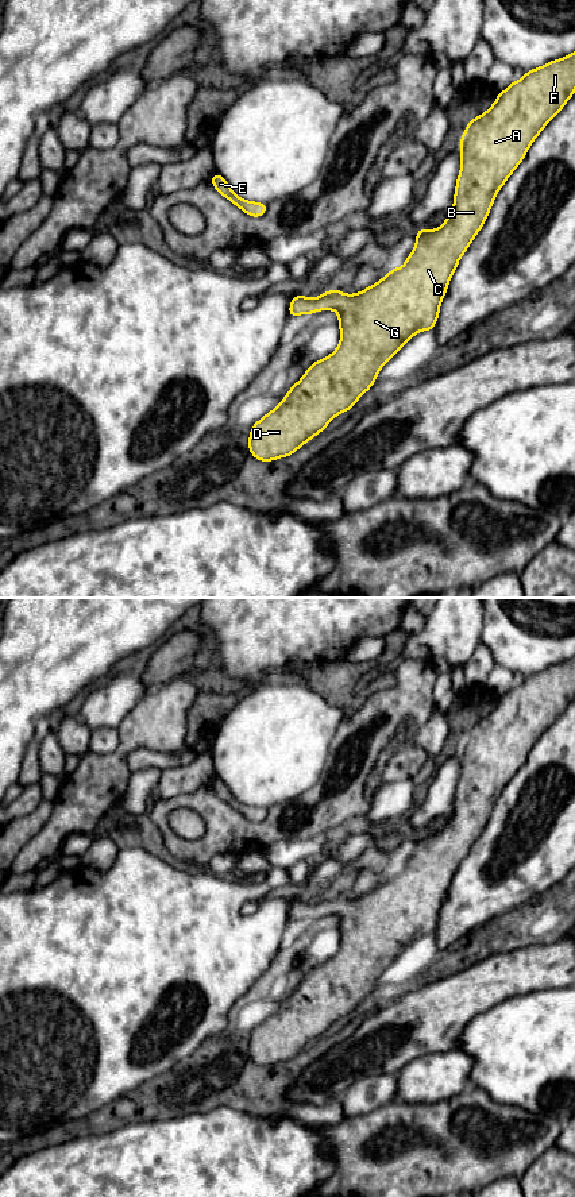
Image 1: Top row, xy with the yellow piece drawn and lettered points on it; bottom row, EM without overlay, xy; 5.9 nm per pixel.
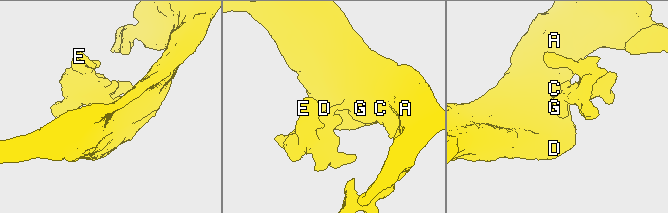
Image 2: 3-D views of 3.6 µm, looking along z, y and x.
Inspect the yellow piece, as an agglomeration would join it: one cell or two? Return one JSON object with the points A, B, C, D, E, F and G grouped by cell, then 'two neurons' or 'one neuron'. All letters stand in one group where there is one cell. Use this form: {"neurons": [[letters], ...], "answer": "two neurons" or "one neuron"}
{"neurons": [["A", "B", "C", "D", "E", "F", "G"]], "answer": "one neuron"}

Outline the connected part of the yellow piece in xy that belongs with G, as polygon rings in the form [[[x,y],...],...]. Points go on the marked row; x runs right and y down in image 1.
[[[575,51],[567,57],[563,57],[556,61],[551,61],[540,67],[525,72],[521,80],[513,81],[503,92],[498,93],[494,104],[486,112],[483,112],[478,117],[468,121],[460,138],[460,171],[456,179],[452,209],[448,212],[448,217],[445,219],[445,221],[443,223],[440,228],[436,228],[436,229],[420,228],[417,231],[416,246],[413,251],[408,255],[404,266],[390,270],[382,279],[379,279],[370,287],[366,287],[364,290],[355,293],[355,294],[344,294],[339,289],[333,289],[333,290],[320,294],[314,300],[306,296],[294,296],[292,298],[290,306],[289,306],[289,317],[294,317],[300,314],[314,314],[317,310],[335,310],[339,314],[337,324],[340,327],[340,343],[337,348],[329,356],[316,360],[305,371],[301,379],[296,385],[292,385],[290,390],[286,393],[285,398],[279,402],[279,405],[275,409],[270,410],[267,414],[265,414],[259,421],[256,421],[252,425],[250,437],[248,437],[248,449],[250,449],[250,453],[255,459],[261,462],[273,462],[275,459],[288,457],[293,455],[298,448],[306,444],[310,439],[321,433],[337,414],[341,414],[350,410],[351,408],[354,408],[358,399],[366,391],[371,389],[371,386],[377,381],[377,375],[379,374],[381,368],[404,347],[404,344],[408,340],[412,340],[412,337],[416,333],[420,333],[422,331],[432,331],[435,328],[436,321],[439,318],[439,313],[440,313],[440,305],[441,305],[444,296],[447,294],[447,287],[452,278],[452,274],[456,270],[460,258],[467,251],[467,248],[470,247],[471,242],[478,235],[478,232],[482,229],[490,213],[490,209],[493,206],[493,202],[495,200],[495,196],[498,194],[503,184],[508,181],[508,178],[512,175],[512,173],[518,167],[518,165],[526,157],[526,152],[529,147],[532,146],[533,140],[539,136],[539,134],[544,130],[544,127],[563,109],[563,107],[574,96],[574,93],[575,93]]]

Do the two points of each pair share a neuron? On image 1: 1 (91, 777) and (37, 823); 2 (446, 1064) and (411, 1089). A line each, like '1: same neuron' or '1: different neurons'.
1: different neurons
2: same neuron

